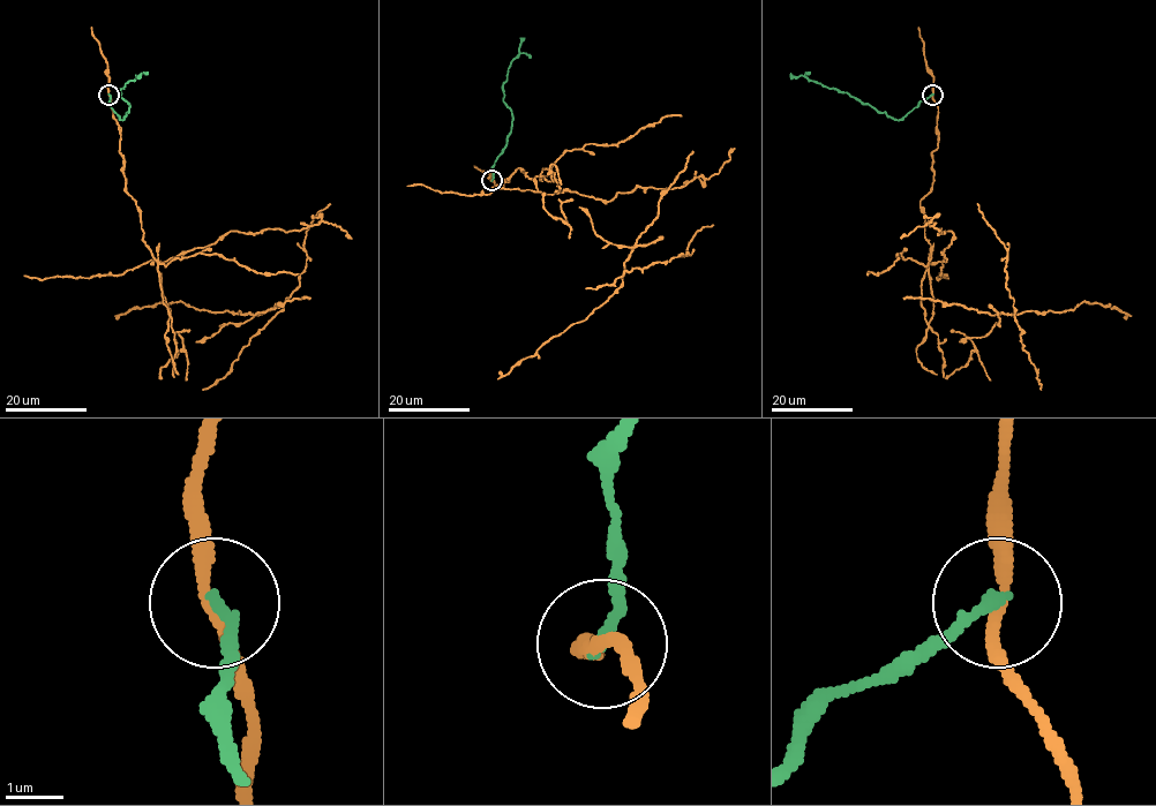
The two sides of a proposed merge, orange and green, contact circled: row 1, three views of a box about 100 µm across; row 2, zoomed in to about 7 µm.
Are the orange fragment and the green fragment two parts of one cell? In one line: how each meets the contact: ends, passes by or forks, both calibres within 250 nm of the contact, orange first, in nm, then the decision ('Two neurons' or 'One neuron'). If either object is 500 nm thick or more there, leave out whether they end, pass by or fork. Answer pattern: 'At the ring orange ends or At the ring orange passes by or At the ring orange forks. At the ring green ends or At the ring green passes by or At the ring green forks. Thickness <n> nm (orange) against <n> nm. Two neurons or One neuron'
At the ring orange passes by. At the ring green ends. Thickness 200 nm (orange) against 200 nm. Two neurons

